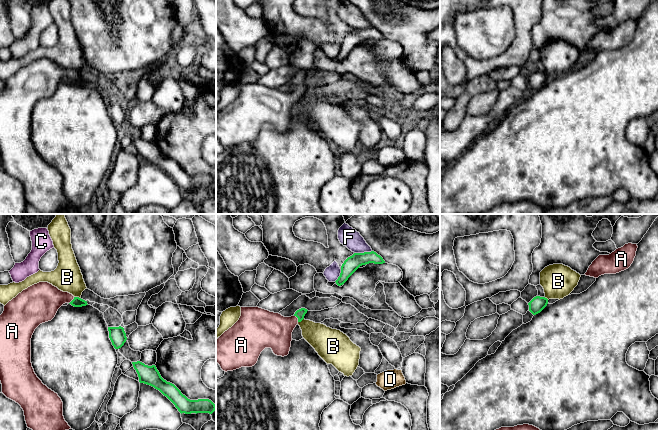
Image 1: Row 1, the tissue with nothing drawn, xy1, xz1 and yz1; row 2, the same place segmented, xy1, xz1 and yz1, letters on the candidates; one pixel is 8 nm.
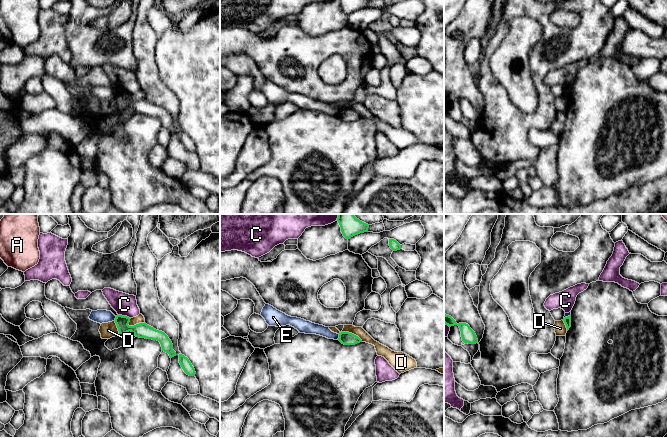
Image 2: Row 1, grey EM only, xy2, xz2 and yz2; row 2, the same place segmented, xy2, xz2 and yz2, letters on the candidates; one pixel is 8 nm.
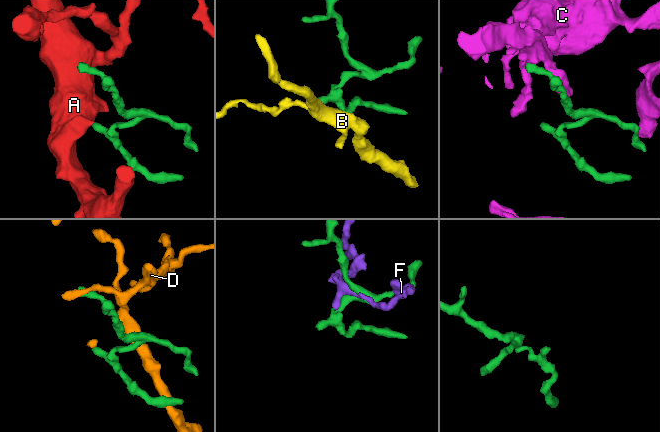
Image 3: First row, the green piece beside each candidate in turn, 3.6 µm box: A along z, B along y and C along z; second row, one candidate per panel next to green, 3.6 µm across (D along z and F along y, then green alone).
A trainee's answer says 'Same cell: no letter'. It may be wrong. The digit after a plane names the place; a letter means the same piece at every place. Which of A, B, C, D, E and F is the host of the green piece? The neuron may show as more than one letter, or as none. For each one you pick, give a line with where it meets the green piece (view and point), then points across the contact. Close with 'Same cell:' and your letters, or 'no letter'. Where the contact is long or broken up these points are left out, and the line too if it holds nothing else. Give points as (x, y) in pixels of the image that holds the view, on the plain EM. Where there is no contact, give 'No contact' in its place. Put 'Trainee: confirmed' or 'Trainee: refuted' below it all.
A: Touches green at xz1 (297, 93). Path across: xz1 (300, 89), (297, 93), (290, 99), (271, 106)
Same cell: A
Trainee: refuted

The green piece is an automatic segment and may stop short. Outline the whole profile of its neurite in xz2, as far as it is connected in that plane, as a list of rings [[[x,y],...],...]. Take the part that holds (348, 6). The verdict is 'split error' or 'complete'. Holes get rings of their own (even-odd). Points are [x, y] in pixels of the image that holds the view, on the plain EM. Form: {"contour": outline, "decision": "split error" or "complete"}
{"contour": [[[339,0],[341,8],[346,15],[358,11],[360,9],[368,8],[368,0]]], "decision": "complete"}

